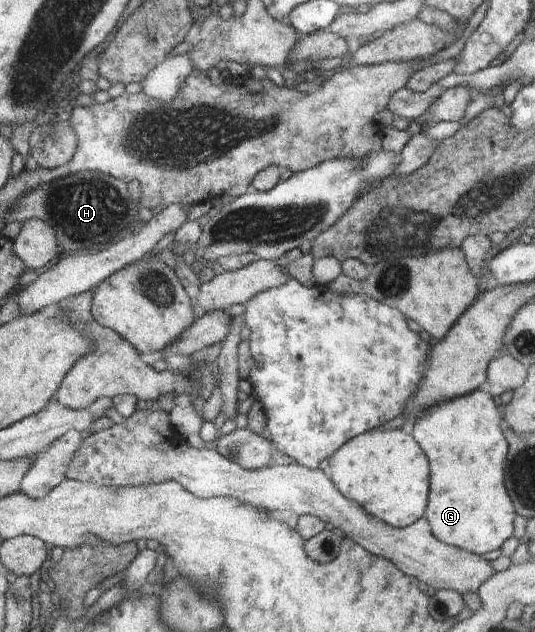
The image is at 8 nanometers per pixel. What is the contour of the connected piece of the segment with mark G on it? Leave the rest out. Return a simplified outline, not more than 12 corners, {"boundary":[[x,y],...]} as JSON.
{"boundary":[[487,389],[409,427],[432,534],[482,556],[514,532],[505,424]]}

